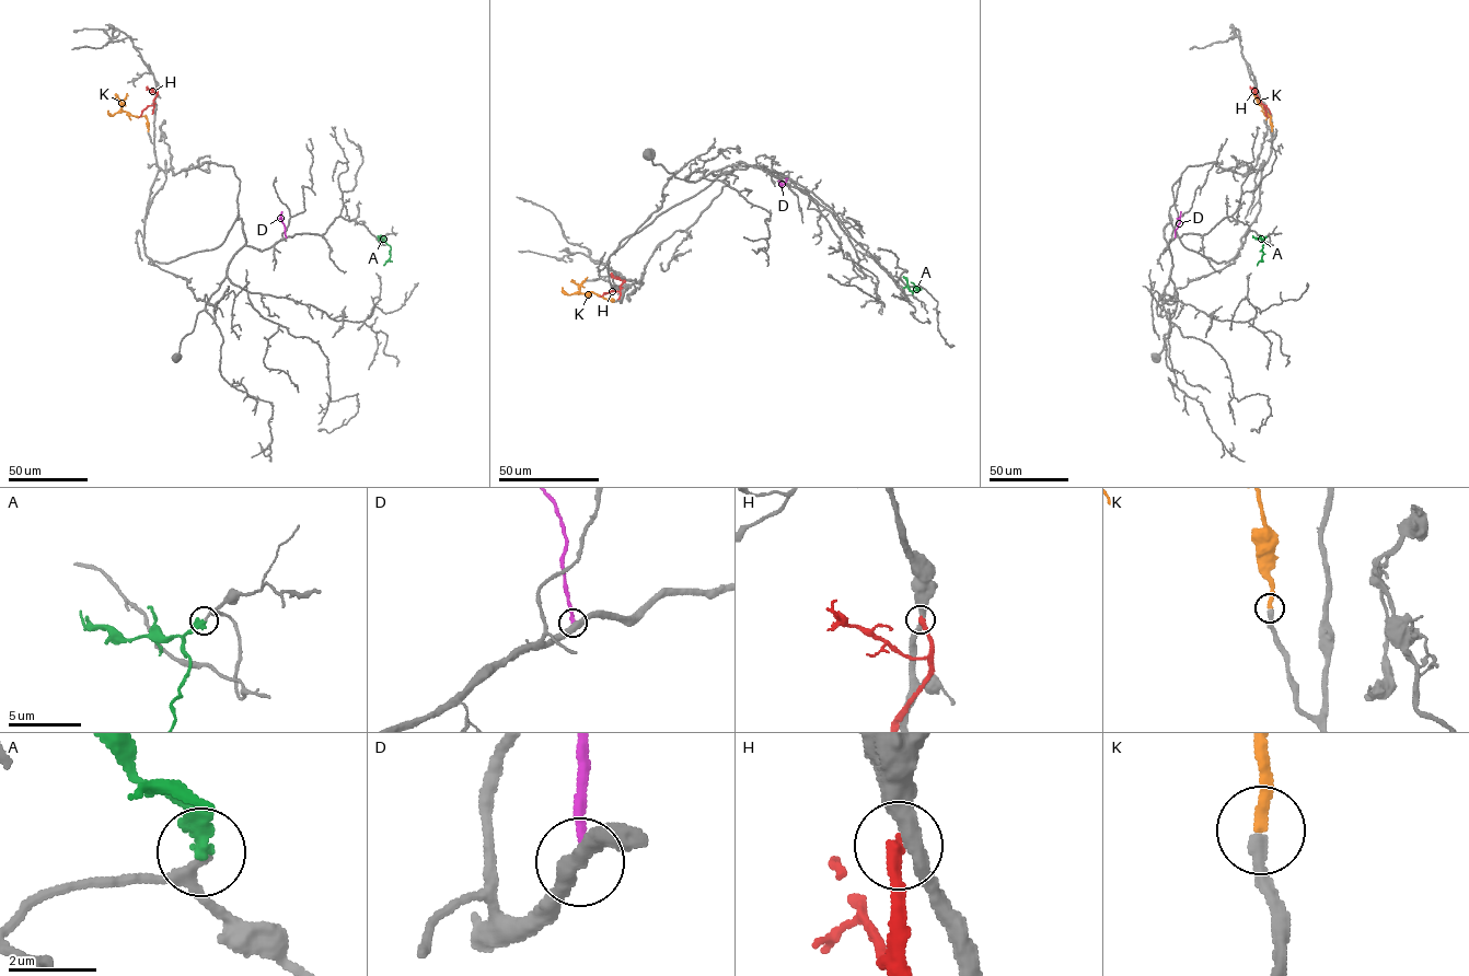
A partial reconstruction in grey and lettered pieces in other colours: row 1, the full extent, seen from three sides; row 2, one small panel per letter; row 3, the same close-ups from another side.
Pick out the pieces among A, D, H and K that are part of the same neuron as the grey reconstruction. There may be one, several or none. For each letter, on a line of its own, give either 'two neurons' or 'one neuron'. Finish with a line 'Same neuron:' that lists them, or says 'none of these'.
A: two neurons
D: two neurons
H: two neurons
K: one neuron
Same neuron: K

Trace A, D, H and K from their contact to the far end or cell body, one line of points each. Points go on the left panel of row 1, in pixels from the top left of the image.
A: (385, 236), (390, 254), (383, 265)
D: (286, 237), (281, 211)
H: (157, 89), (153, 104), (137, 117)
K: (148, 131), (146, 116), (129, 115), (122, 109), (127, 93)

